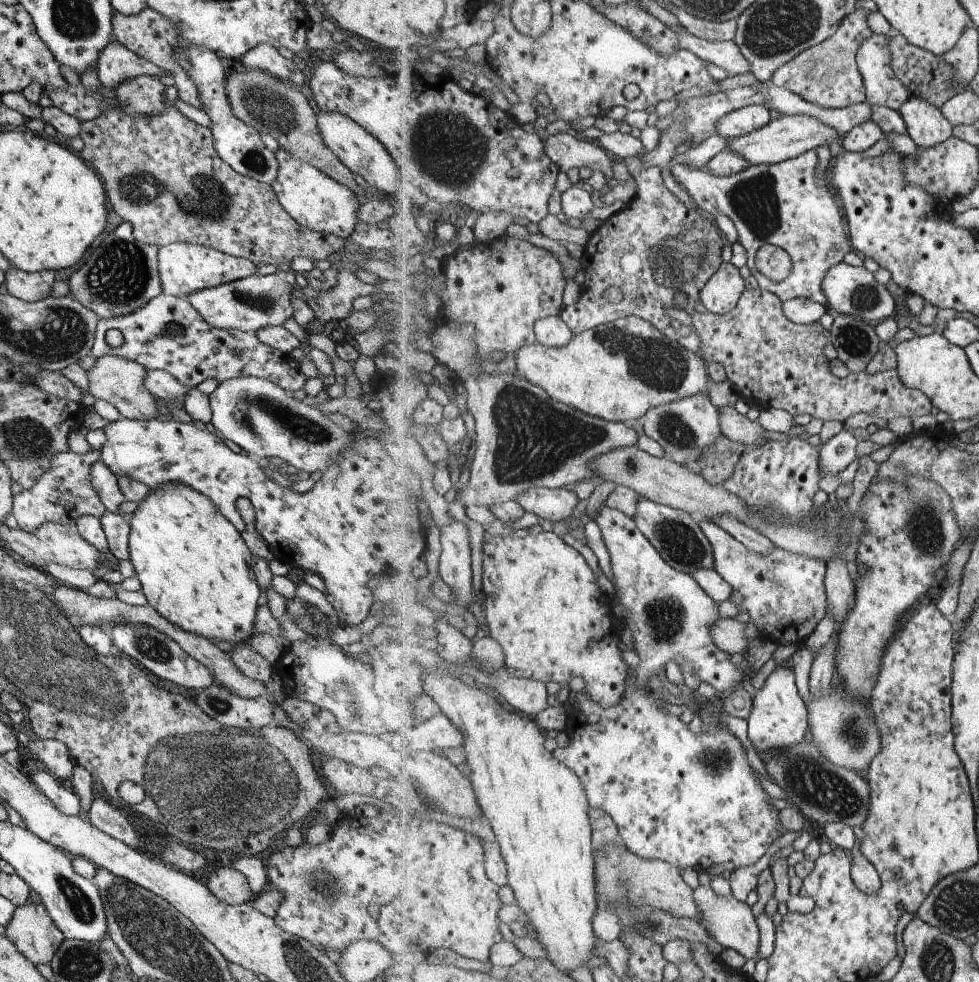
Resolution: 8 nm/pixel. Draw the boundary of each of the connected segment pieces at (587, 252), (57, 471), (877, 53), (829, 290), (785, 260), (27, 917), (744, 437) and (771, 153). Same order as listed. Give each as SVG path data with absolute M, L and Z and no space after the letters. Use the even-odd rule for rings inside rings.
M647 168L637 178L639 190L631 203L612 214L603 224L589 234L588 243L584 247L582 266L586 274L586 281L581 287L581 296L576 304L566 306L560 315L574 335L582 334L597 326L609 324L636 315L651 322L661 333L667 330L669 322L661 322L661 310L683 310L688 314L695 312L695 302L699 302L700 294L707 282L711 280L722 266L721 250L727 242L716 227L713 219L700 208L687 208L671 194L671 190L665 186L660 168ZM659 284L669 286L675 292L687 292L687 302L675 308L661 308L659 300ZM609 286L621 286L625 292L625 300L619 304L611 304L605 298L605 290ZM643 297L644 303L635 305L637 298Z
M89 448L85 454L59 452L51 458L49 468L39 476L29 490L21 490L12 497L11 512L17 528L33 534L39 526L57 523L72 528L79 517L92 515L99 519L105 512L99 496L91 486L91 464L99 461L99 451Z
M892 31L888 35L873 34L871 38L867 38L867 40L863 42L862 48L858 52L858 68L859 71L862 72L864 83L866 84L867 102L870 105L887 107L900 111L903 107L903 104L909 100L910 91L907 90L905 84L903 84L903 82L897 78L897 74L895 74L894 67L892 66L891 50L887 42L889 42L889 36L893 36L893 34L894 32Z
M841 263L835 266L823 282L823 290L832 309L840 314L853 315L869 324L878 324L887 318L898 316L900 308L891 292L877 282L877 278L864 266L849 266Z
M764 245L756 258L757 269L773 282L782 282L791 275L793 262L783 248Z
M27 901L23 906L15 907L11 920L4 928L3 935L35 966L49 965L64 940L41 902Z
M733 407L719 408L719 423L722 435L749 448L757 447L766 441L767 431L759 420L751 422L747 416Z
M801 114L801 116L774 115L767 126L751 132L747 136L727 140L730 142L727 149L741 154L743 158L747 158L751 162L751 165L773 165L799 157L809 150L816 150L817 146L822 144L829 146L832 142L836 142L839 136L841 136L839 130L835 130L833 126L821 122L819 118L807 116L807 114Z

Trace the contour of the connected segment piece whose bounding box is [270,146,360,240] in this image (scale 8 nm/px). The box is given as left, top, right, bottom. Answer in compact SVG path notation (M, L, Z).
M278 146L274 156L278 168L275 180L271 182L270 186L279 206L303 229L333 234L337 238L347 240L352 231L358 227L357 208L360 203L357 202L355 194L351 194L351 190L347 190L339 182L331 180L311 164L293 158L281 146Z

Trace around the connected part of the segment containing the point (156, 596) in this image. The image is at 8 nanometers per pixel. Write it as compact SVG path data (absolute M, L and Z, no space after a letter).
M166 484L150 490L127 522L130 529L128 560L135 568L148 606L171 622L171 626L177 626L187 634L231 645L247 643L256 632L253 620L262 599L251 566L252 556L231 522L227 522L203 494L180 484Z

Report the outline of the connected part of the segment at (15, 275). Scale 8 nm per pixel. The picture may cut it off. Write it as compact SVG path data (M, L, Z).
M10 265L4 281L10 296L25 302L37 302L51 297L55 276L51 270L27 273Z

